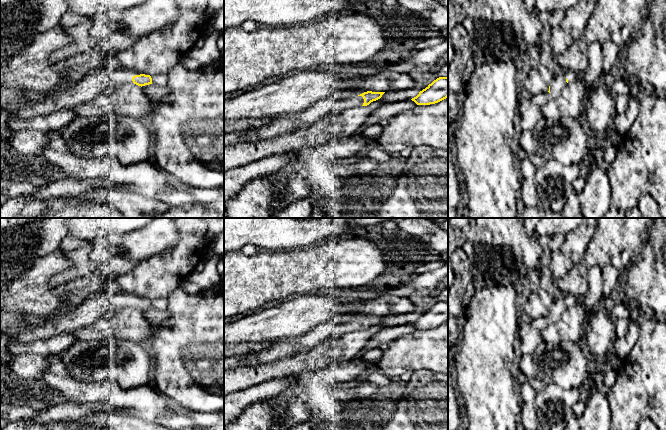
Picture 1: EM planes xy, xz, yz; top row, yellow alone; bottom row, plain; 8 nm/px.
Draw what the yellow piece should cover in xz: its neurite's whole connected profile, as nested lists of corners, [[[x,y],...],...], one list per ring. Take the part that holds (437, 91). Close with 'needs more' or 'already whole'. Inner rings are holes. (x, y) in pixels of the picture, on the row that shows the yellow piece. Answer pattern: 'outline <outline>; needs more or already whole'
outline [[[448,76],[439,77],[412,98],[417,105],[438,103],[448,97]]]; already whole

